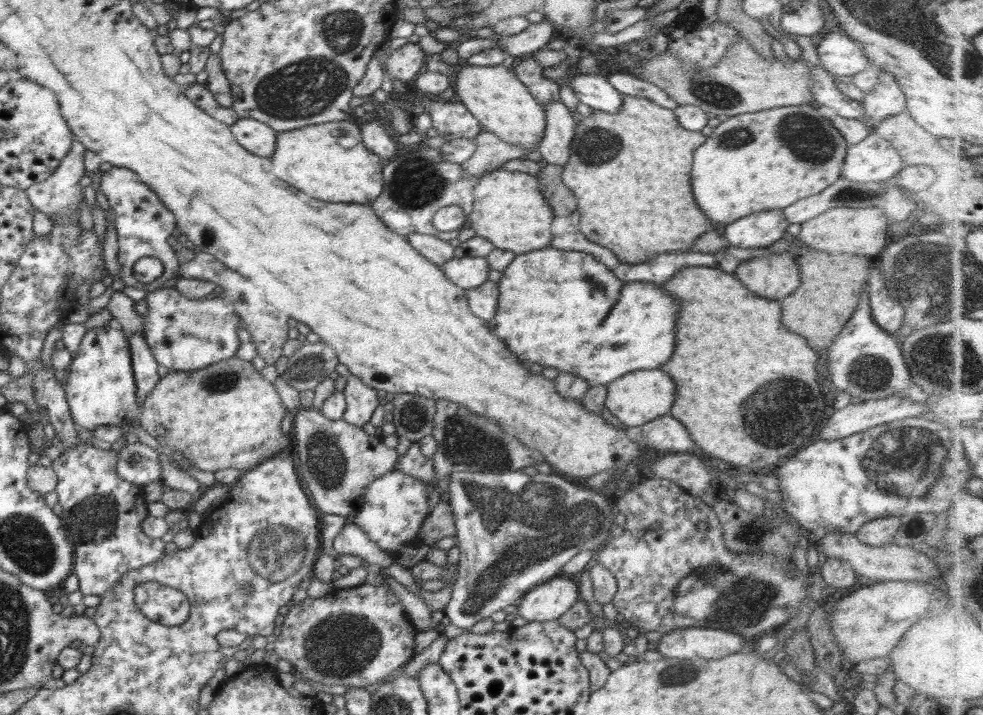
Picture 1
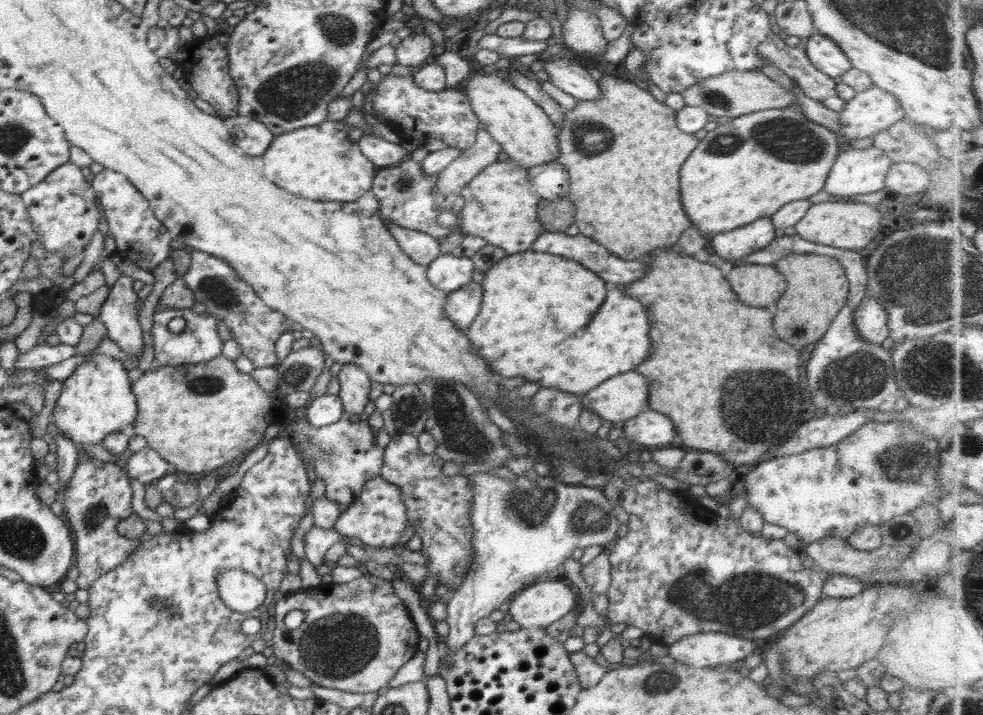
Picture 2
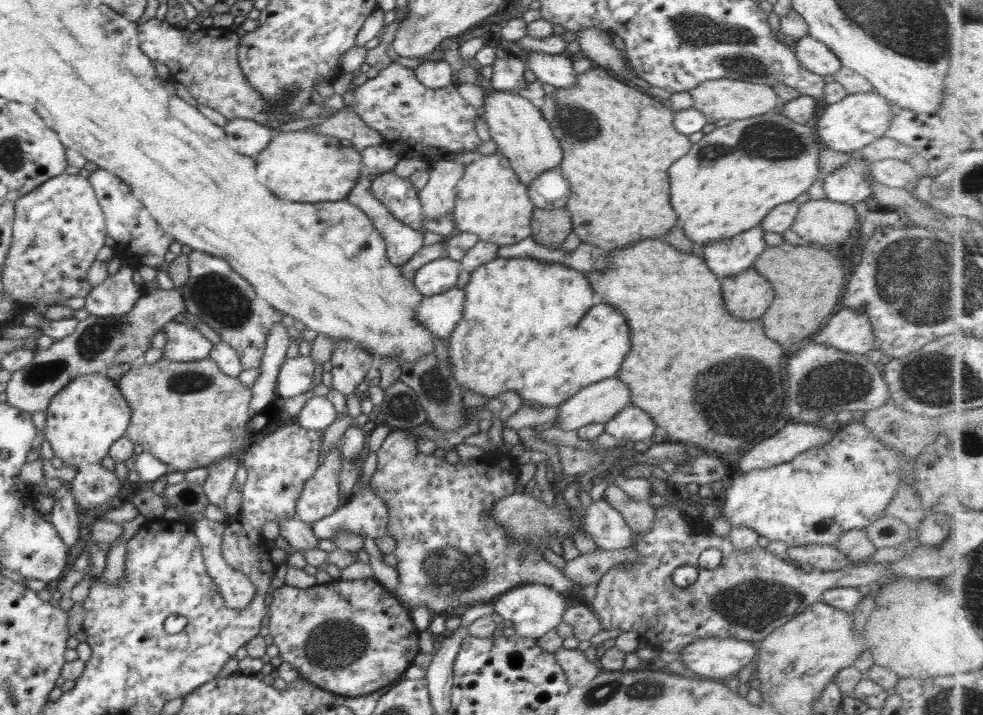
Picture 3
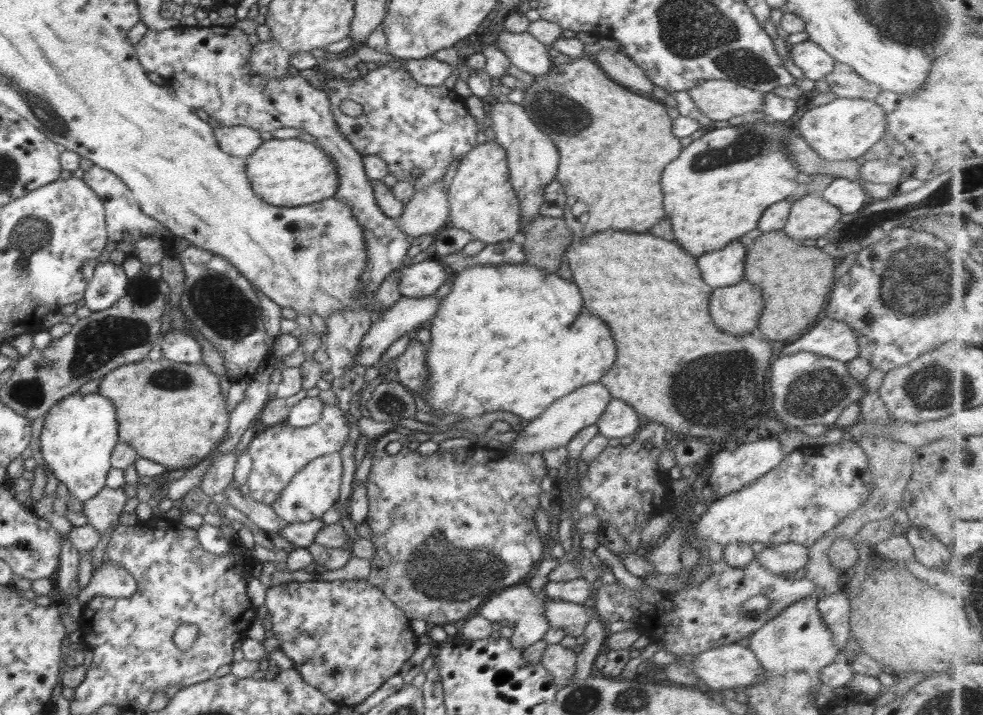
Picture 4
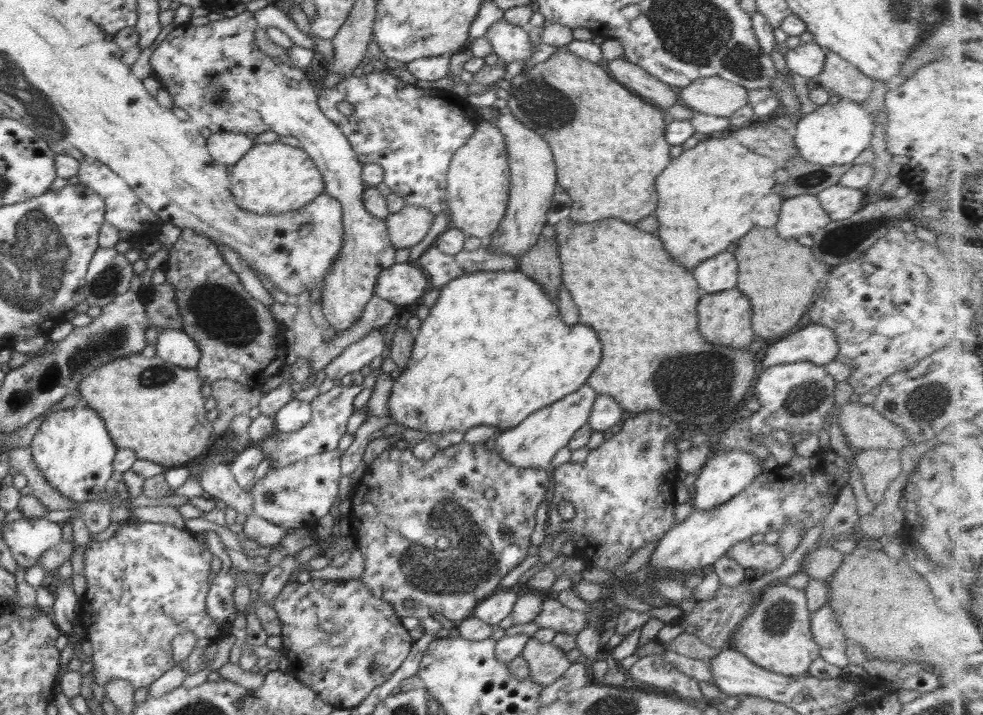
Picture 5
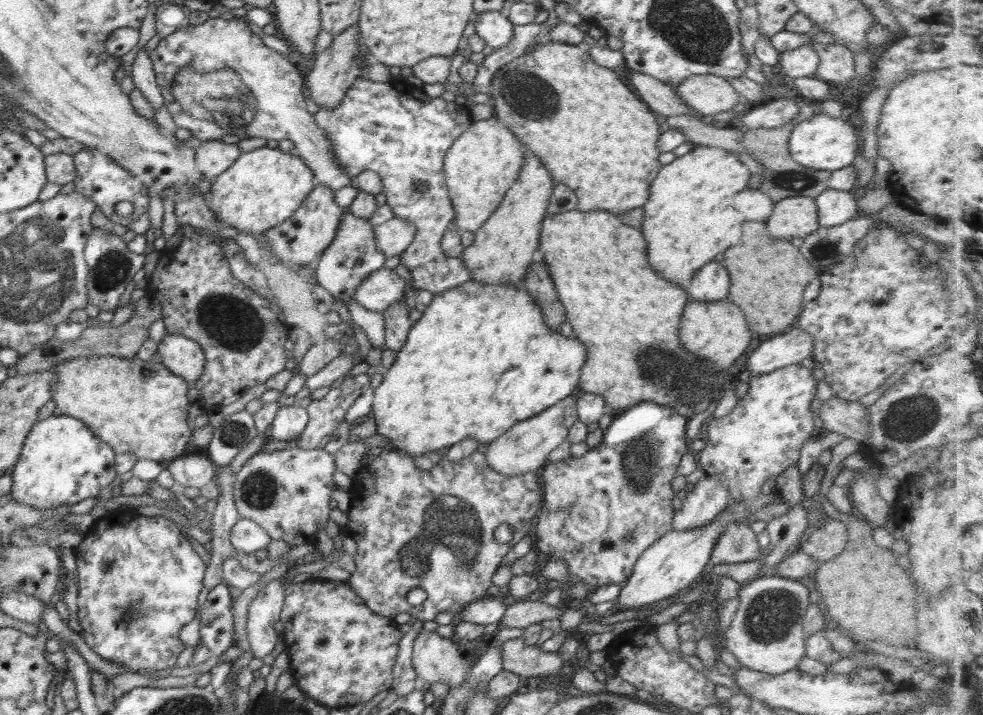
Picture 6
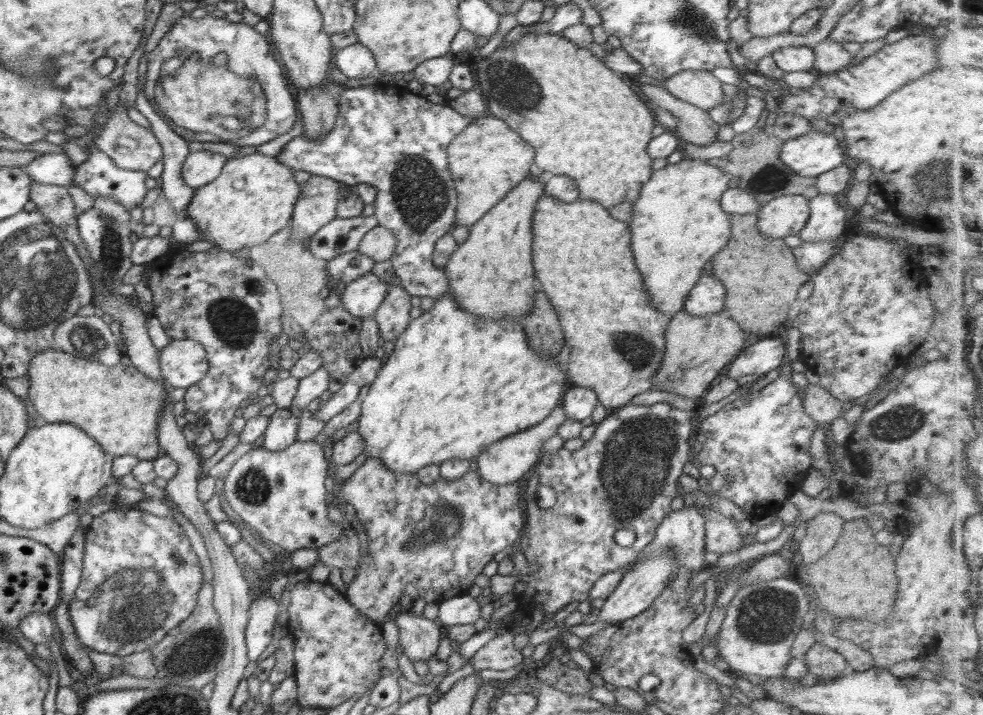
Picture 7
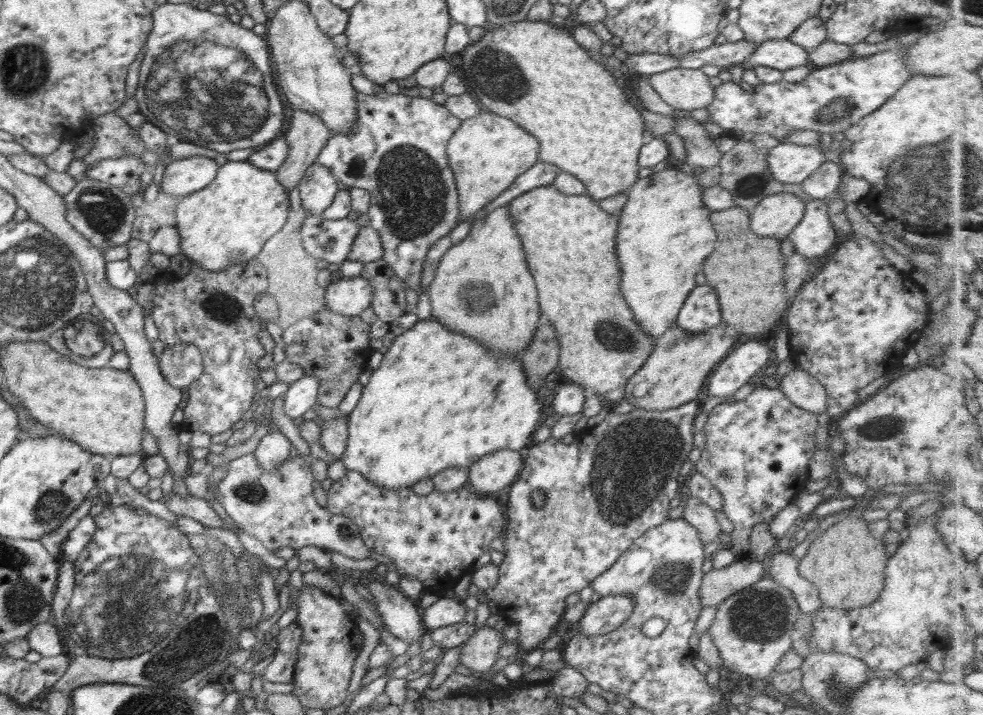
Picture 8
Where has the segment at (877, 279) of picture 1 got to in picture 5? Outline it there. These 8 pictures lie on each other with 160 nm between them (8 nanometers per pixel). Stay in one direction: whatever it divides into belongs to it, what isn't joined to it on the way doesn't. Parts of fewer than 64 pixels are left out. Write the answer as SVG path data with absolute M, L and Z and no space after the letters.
M805 323L793 333L783 338L774 340L772 346L762 349L760 354L760 368L786 364L790 362L813 362L817 365L824 365L837 357L838 345L834 333L826 326L814 323Z

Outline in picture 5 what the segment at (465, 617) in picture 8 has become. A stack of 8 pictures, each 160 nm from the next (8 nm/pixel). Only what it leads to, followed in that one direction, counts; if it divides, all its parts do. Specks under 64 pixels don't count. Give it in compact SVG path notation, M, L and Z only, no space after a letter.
M511 589L499 590L483 599L476 606L473 616L490 625L498 625L506 616L510 616L518 598Z

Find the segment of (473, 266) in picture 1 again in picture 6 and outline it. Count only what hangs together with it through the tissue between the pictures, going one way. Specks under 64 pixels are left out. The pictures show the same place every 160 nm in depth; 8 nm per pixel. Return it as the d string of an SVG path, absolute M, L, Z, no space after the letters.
M382 268L369 274L358 285L353 298L360 306L382 313L393 302L404 297L406 287L406 281L393 269Z

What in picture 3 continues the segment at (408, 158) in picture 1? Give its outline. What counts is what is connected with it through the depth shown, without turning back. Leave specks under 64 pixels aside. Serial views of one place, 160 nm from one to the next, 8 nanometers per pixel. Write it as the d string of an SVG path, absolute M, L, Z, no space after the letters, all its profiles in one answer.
M392 171L378 173L376 176L371 176L371 192L382 205L388 207L388 210L394 215L394 218L397 218L400 222L403 222L414 230L422 233L435 232L447 238L455 229L453 211L441 214L440 218L425 218L423 216L422 203L418 199L419 192L412 187L412 183L408 181L408 178L399 178Z

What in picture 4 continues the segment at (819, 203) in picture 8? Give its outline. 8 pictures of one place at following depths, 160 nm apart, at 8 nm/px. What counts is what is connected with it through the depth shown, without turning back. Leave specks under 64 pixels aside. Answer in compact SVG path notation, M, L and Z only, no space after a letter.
M839 177L834 178L834 181L818 196L837 206L843 214L855 213L866 206L869 200L869 195L859 182Z

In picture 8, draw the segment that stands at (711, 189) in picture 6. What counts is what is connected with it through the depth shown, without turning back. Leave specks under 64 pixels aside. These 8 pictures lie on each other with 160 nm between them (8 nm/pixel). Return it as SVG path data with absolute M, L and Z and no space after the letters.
M681 167L653 172L638 179L627 192L626 204L618 216L615 241L618 263L622 266L622 296L629 304L634 320L653 338L657 339L675 325L688 293L696 286L696 274L702 270L702 262L716 248L717 234L708 218L712 210L703 203L704 190L708 189L702 188L700 182L698 184L696 172L687 168L683 172Z

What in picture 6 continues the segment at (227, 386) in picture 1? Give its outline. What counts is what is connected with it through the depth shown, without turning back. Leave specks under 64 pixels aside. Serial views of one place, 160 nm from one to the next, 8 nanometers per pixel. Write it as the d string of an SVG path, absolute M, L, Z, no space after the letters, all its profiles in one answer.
M107 354L106 356L100 357L76 357L73 359L63 360L61 363L55 364L52 367L55 372L57 372L57 381L55 385L51 388L52 390L52 401L56 405L54 414L56 415L66 415L72 418L77 418L82 422L85 422L86 426L101 438L115 453L132 453L137 456L138 459L148 459L155 460L156 462L167 464L172 459L185 456L192 449L192 428L190 424L186 421L188 416L188 409L191 404L187 393L190 389L190 384L188 384L183 378L180 378L176 374L172 374L166 366L162 363L153 363L150 361L144 361L138 359L137 356L132 358L122 358L120 356L114 356L113 354Z

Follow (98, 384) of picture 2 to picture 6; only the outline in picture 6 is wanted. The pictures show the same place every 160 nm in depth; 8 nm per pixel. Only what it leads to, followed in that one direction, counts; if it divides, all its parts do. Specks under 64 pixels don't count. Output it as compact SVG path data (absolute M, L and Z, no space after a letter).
M53 414L38 421L26 438L12 474L12 501L50 510L96 498L116 478L115 452L85 422Z

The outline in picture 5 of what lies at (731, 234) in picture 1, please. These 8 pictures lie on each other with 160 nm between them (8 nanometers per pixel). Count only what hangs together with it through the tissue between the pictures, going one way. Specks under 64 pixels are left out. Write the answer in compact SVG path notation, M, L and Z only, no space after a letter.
M722 252L694 267L691 274L703 293L730 290L738 282L736 258L730 252Z

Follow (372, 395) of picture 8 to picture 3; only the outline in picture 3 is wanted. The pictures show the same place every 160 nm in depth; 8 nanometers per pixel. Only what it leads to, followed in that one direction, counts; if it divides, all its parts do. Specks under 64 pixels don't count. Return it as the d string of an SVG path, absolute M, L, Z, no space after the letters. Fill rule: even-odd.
M498 257L475 268L463 291L464 312L453 333L448 336L448 358L451 375L464 388L464 392L468 389L480 396L494 399L510 390L516 391L524 402L556 406L593 382L615 377L629 353L631 346L626 319L617 308L612 308L609 304L606 306L604 302L592 306L597 300L596 294L585 273L575 268L528 258ZM574 326L576 338L584 342L584 350L580 354L568 354L568 350L566 354L554 354L550 350L548 354L544 354L542 338L546 334L554 336L564 328Z

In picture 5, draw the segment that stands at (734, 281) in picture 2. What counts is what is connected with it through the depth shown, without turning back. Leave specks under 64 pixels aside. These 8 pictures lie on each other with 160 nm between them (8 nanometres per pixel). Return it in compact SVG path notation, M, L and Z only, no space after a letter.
M738 290L703 293L697 304L698 330L708 342L732 348L749 348L756 334L751 329L751 304Z

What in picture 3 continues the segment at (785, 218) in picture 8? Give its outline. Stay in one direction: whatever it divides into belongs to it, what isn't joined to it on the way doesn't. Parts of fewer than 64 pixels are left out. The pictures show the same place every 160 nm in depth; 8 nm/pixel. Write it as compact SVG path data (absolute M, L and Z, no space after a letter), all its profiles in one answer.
M810 199L799 204L791 229L810 243L851 245L858 236L858 217L850 204Z

